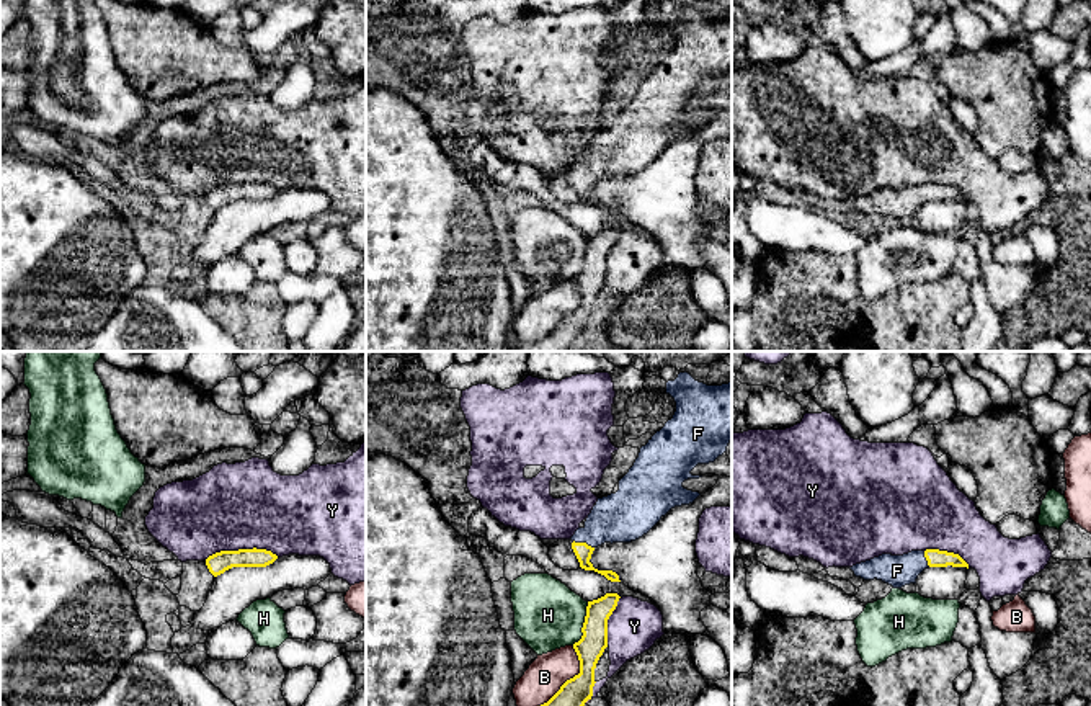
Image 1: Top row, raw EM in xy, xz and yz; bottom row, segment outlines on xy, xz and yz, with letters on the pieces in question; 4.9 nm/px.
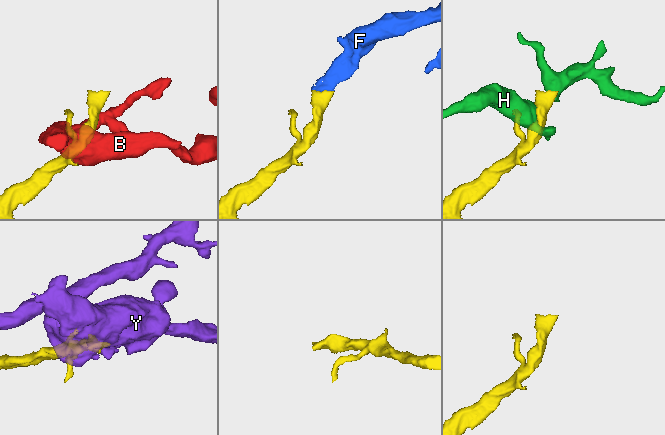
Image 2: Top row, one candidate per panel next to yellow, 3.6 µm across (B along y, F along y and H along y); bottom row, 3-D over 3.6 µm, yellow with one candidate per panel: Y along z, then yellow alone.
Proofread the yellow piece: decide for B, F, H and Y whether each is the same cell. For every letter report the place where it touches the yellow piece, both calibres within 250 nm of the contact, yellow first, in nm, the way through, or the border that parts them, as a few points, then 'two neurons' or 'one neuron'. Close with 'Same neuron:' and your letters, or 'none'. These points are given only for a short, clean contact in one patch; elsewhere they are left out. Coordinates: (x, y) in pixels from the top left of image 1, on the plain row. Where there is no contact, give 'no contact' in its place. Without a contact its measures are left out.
B: meets yellow in xz at (561, 321); 170 nm thick on the yellow side, 190 nm on the other; two neurons
F: meets yellow in xz at (583, 177); 80 nm thick on the yellow side, 260 nm on the other; runs through xz (583, 187), (583, 177), (605, 157), (623, 151); one neuron
H: meets yellow in xz at (583, 259); 140 nm thick on the yellow side, 340 nm on the other; two neurons
Y: meets yellow in xy at (240, 183); 100 nm thick on the yellow side, 420 nm on the other; two neurons
Same neuron: F

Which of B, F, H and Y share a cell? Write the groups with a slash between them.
B / F / H / Y

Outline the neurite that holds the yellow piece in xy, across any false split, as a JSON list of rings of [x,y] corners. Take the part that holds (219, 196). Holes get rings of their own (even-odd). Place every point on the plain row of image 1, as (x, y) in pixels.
[[[266,183],[220,185],[206,193],[209,206],[217,211],[232,201],[266,201],[278,193]]]

